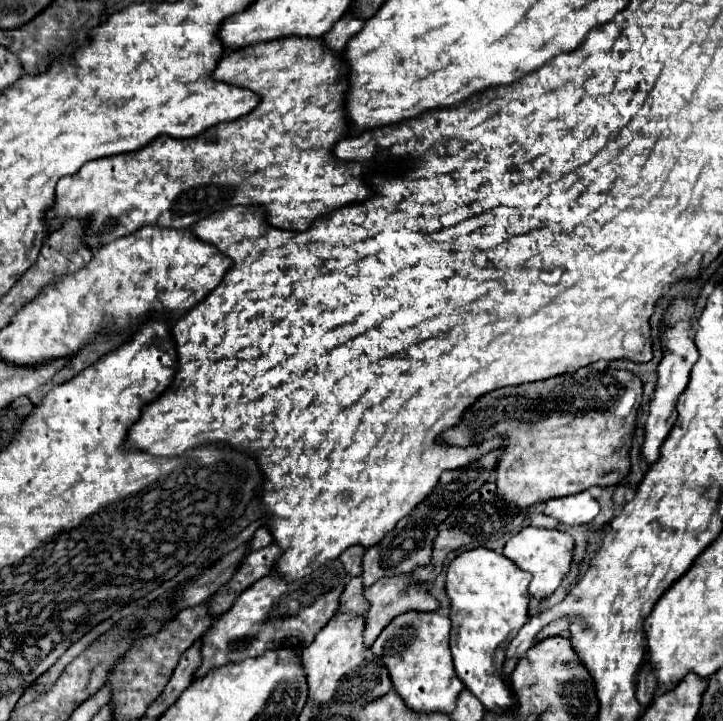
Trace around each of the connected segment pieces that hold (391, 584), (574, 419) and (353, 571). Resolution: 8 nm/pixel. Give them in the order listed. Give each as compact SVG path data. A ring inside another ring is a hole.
M411 572L409 574L399 574L399 576L391 576L391 578L381 578L377 580L373 586L369 586L365 590L365 598L371 602L371 608L367 612L367 626L363 632L365 638L365 646L371 646L375 642L375 638L381 634L381 630L399 614L409 612L409 610L417 610L417 612L431 612L439 608L439 600L433 598L429 594L429 590L419 584L419 582L411 582Z
M587 366L573 374L485 394L455 428L443 434L443 442L465 448L493 436L505 436L509 444L501 448L499 456L497 494L529 508L551 498L579 494L591 486L617 486L631 470L629 448L641 396L643 382L633 372ZM629 390L635 390L637 400L631 410L621 412L619 402Z
M351 546L349 550L345 550L339 560L343 562L345 570L351 574L351 576L361 576L361 554L365 554L365 548L363 546Z

